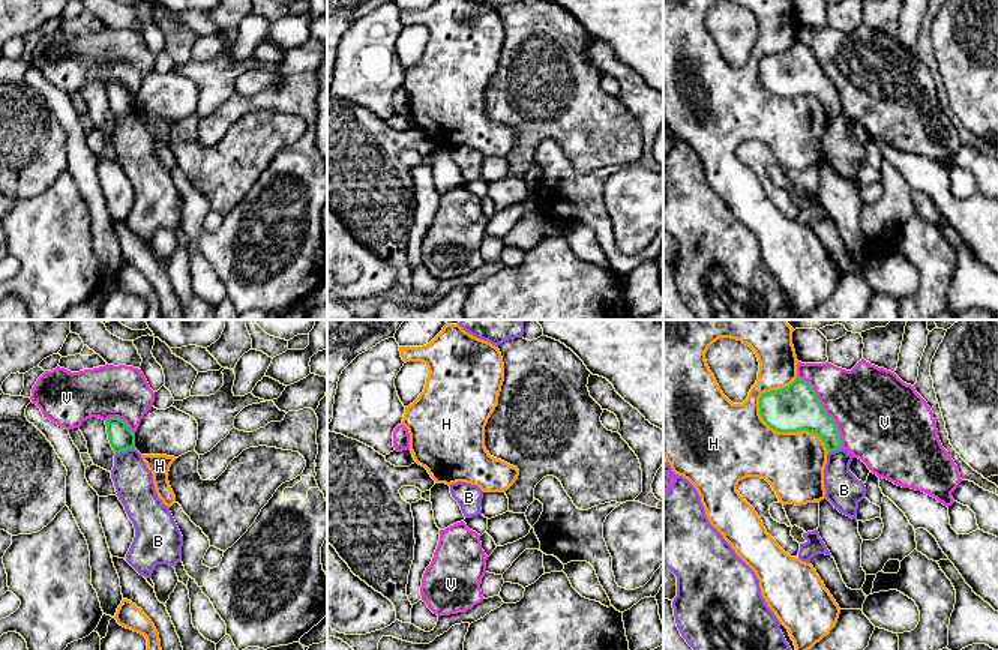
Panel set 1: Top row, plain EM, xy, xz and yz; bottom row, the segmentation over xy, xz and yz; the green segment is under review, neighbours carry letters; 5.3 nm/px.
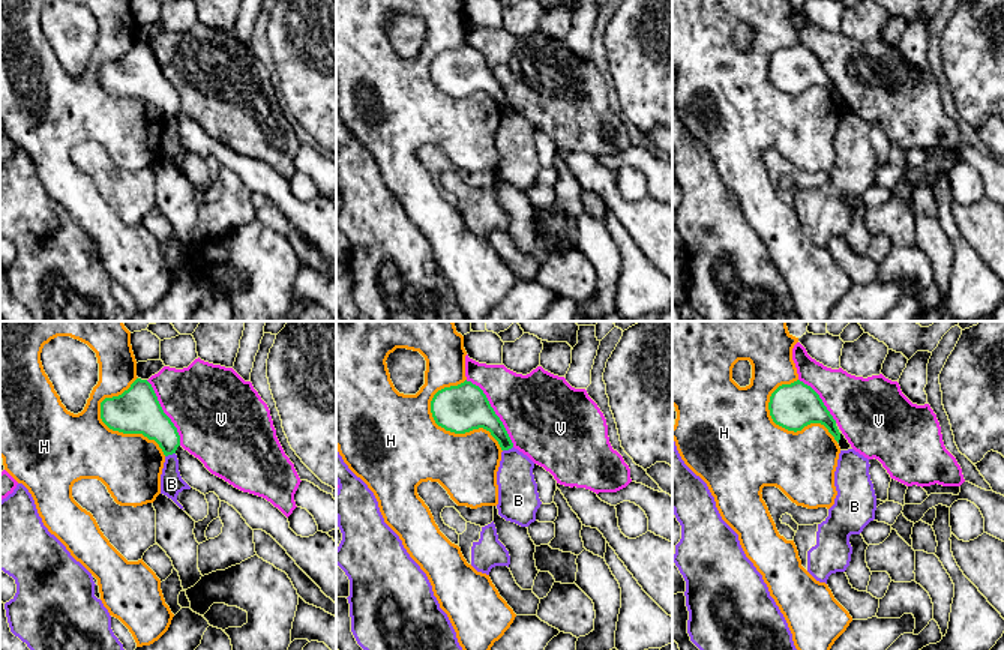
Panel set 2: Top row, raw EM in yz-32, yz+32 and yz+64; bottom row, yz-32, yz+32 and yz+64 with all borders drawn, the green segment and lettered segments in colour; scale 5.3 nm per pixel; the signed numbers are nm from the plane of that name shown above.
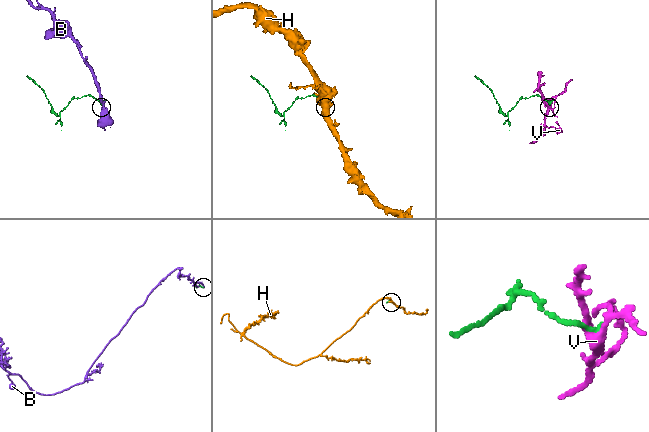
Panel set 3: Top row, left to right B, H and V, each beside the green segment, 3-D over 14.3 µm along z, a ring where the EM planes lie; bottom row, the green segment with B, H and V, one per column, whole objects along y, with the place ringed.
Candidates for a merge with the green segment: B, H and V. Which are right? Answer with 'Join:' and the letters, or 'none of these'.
Join: none of these

